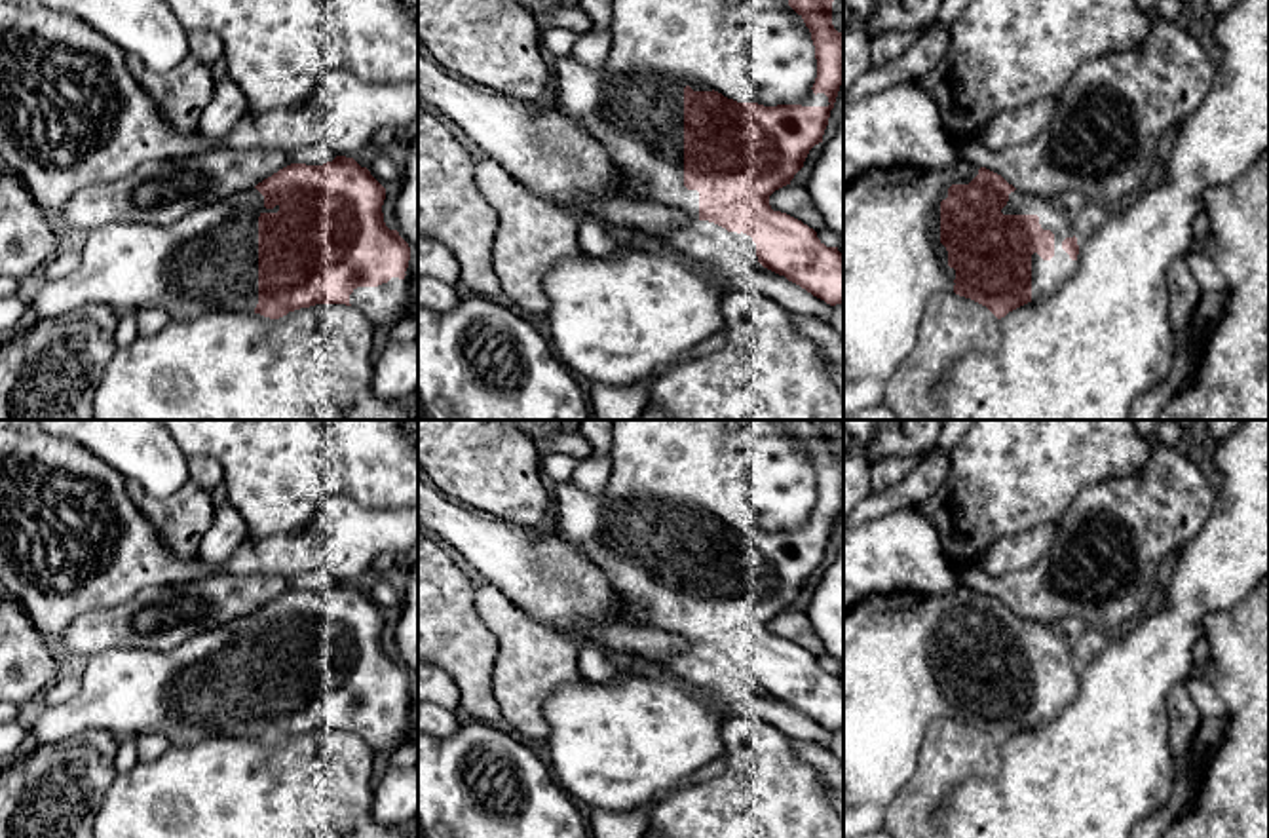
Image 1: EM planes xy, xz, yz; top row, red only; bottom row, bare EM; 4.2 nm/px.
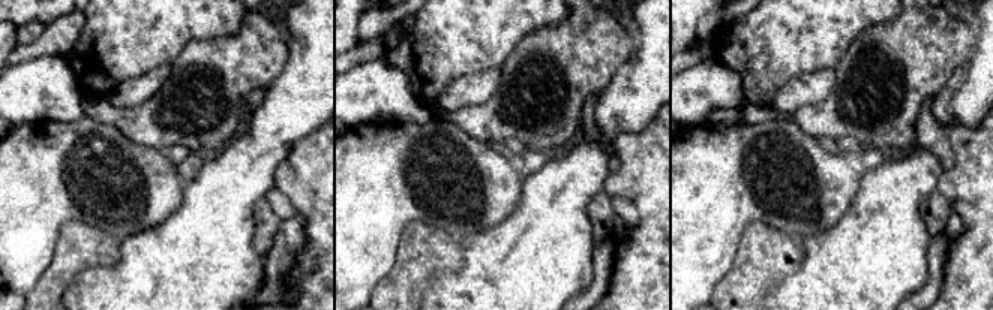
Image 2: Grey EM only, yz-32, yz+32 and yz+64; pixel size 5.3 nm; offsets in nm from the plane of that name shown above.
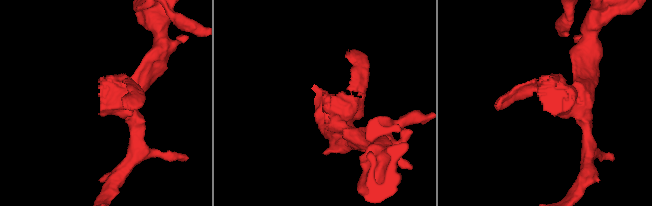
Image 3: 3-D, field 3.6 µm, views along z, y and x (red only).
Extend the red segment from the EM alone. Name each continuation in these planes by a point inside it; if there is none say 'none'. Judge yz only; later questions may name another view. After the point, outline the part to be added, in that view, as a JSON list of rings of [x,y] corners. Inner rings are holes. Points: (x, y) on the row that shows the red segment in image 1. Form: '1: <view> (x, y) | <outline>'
1: yz (1047, 276) | [[[1018,190],[1009,194],[1001,213],[1037,215],[1041,228],[1054,234],[1054,257],[1051,260],[1043,260],[1037,253],[1032,255],[1032,300],[1054,295],[1077,268],[1077,260],[1071,260],[1062,249],[1062,241],[1075,236],[1068,215],[1056,203]]]

